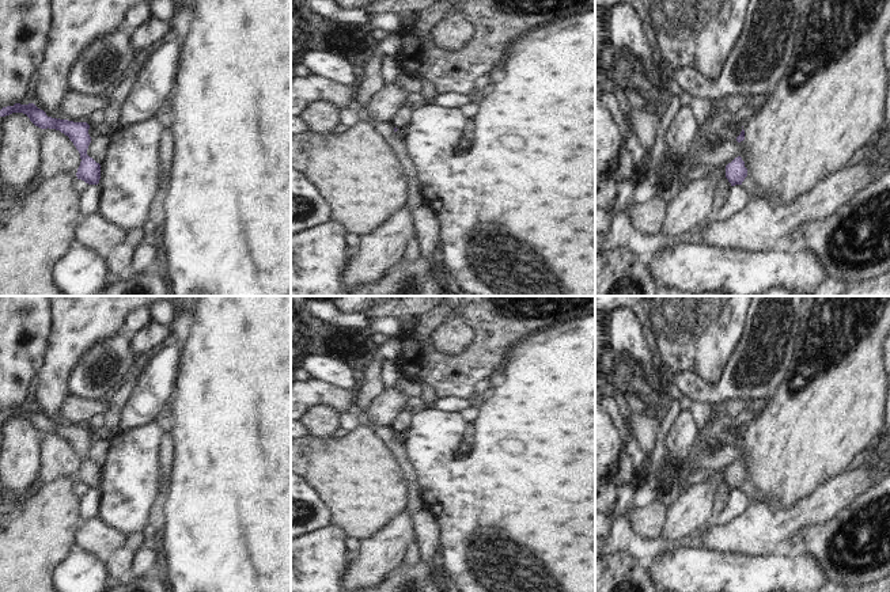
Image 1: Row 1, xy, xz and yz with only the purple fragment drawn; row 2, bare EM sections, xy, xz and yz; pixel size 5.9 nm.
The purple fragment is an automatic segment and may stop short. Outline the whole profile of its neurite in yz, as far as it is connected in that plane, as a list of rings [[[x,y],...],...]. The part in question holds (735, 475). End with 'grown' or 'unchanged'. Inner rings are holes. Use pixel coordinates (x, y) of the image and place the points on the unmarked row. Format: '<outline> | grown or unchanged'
[[[741,460],[735,462],[726,470],[726,482],[728,483],[731,490],[742,489],[746,481],[747,473],[745,471],[745,466]]] | unchanged

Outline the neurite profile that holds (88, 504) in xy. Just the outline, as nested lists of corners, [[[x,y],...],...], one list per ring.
[[[90,489],[84,497],[79,500],[79,520],[87,521],[98,516],[98,501],[101,489]]]

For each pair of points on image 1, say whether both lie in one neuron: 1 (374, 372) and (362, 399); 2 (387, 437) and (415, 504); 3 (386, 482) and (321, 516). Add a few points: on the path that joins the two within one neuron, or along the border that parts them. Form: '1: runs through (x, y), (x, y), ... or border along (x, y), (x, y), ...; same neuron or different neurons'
1: runs through (372, 379), (372, 387), (368, 393); same neuron
2: runs through (398, 454), (411, 477), (412, 488); same neuron
3: border along (309, 488), (326, 505), (330, 513), (330, 523); different neurons

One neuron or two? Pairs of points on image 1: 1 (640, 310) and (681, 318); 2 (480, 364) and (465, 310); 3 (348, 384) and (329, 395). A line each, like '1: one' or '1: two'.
1: one
2: one
3: two

